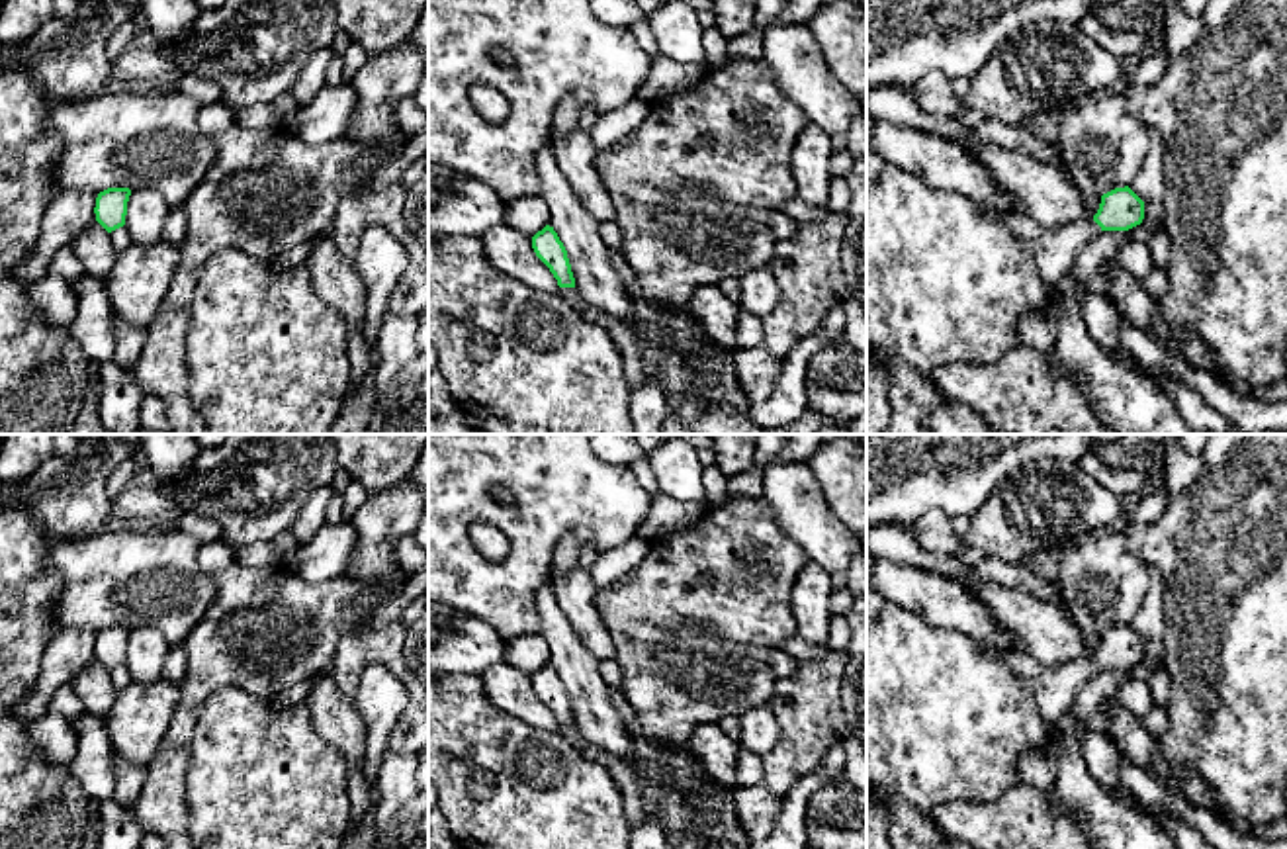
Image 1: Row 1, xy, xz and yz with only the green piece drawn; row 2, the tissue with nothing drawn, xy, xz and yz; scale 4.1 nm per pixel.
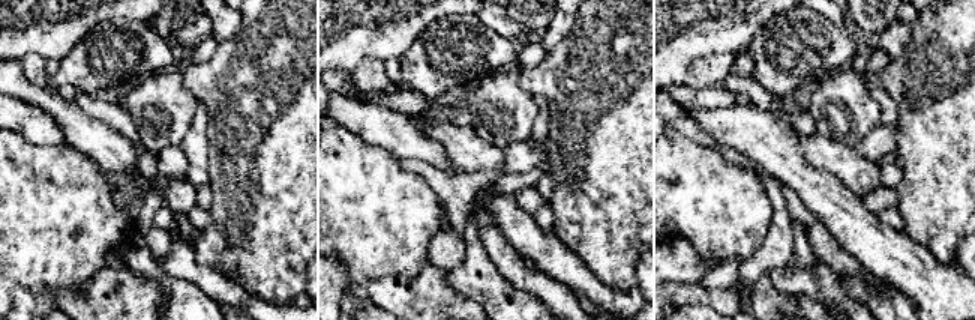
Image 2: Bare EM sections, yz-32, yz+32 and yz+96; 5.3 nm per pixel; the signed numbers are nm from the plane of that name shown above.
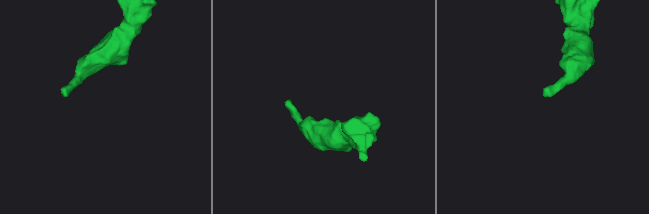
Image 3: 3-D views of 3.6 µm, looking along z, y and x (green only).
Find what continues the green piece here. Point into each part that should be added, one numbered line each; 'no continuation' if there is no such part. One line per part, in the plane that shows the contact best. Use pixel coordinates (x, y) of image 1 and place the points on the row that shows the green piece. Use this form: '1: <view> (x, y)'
1: yz (1053, 249)

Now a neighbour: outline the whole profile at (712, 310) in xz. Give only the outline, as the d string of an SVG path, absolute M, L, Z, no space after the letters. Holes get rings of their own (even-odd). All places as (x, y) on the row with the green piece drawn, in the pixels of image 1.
M718 286L698 288L687 305L710 342L732 350L735 348L735 321L741 309Z

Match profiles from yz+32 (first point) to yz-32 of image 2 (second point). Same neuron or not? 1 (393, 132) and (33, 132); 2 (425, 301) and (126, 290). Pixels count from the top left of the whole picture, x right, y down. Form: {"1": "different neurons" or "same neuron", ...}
{"1": "same neuron", "2": "same neuron"}

